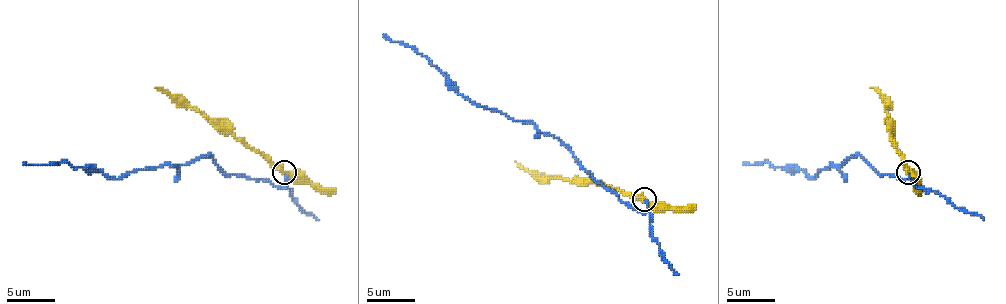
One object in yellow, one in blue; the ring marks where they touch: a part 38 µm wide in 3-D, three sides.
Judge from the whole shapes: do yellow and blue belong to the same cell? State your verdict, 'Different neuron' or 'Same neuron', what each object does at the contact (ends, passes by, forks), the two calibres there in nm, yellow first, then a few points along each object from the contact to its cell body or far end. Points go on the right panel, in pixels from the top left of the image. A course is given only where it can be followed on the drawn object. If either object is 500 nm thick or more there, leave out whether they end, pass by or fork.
Different neuron. At the ring yellow forks. At the ring blue ends. Thickness 240 nm (yellow) against 120 nm. Course of yellow: (909, 172), (890, 136), (887, 102), (870, 88). Course of blue: (909, 174), (921, 188), (909, 179), (880, 174), (858, 155), (820, 169), (813, 179), (801, 169), (743, 162)

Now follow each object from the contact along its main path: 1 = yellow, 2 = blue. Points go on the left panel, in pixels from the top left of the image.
1: (285, 172), (275, 169), (232, 136), (218, 131), (191, 107), (174, 102), (155, 88)
2: (285, 174), (287, 188), (278, 188), (261, 179), (227, 174), (208, 155), (112, 179), (66, 162), (23, 162)

